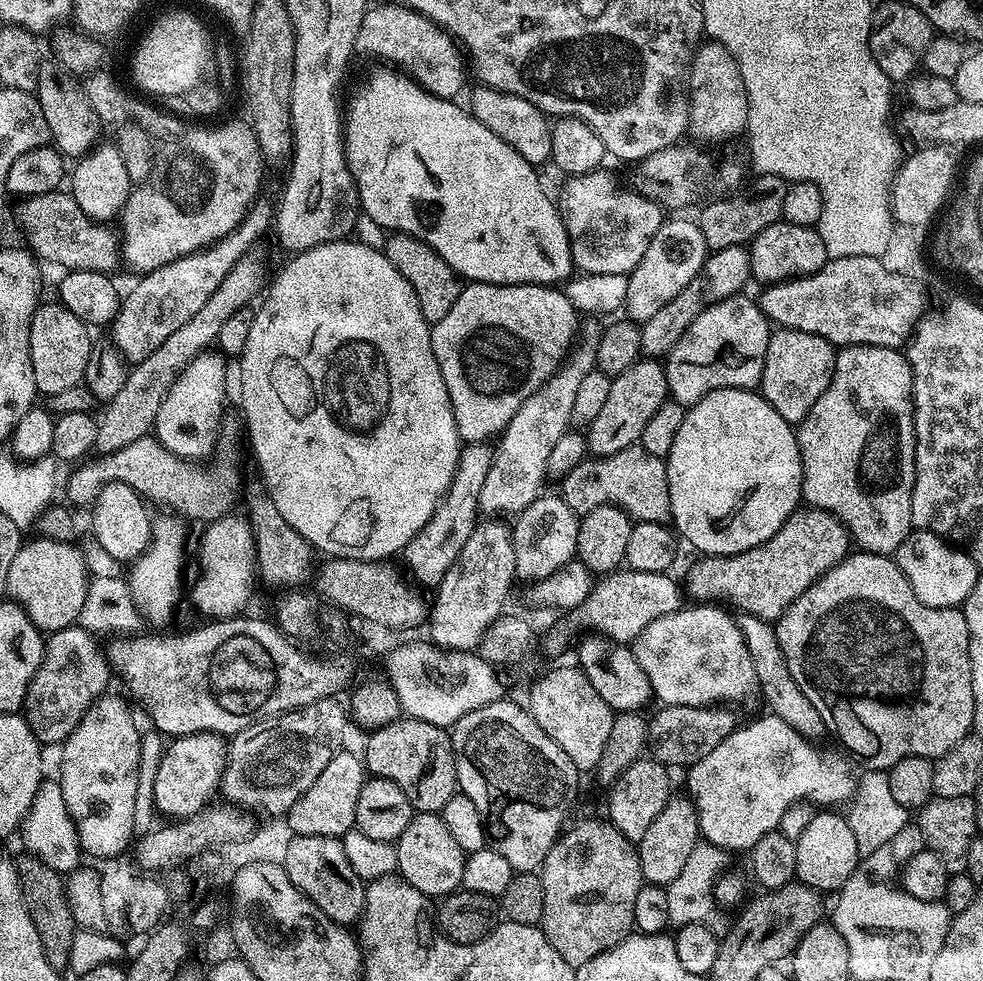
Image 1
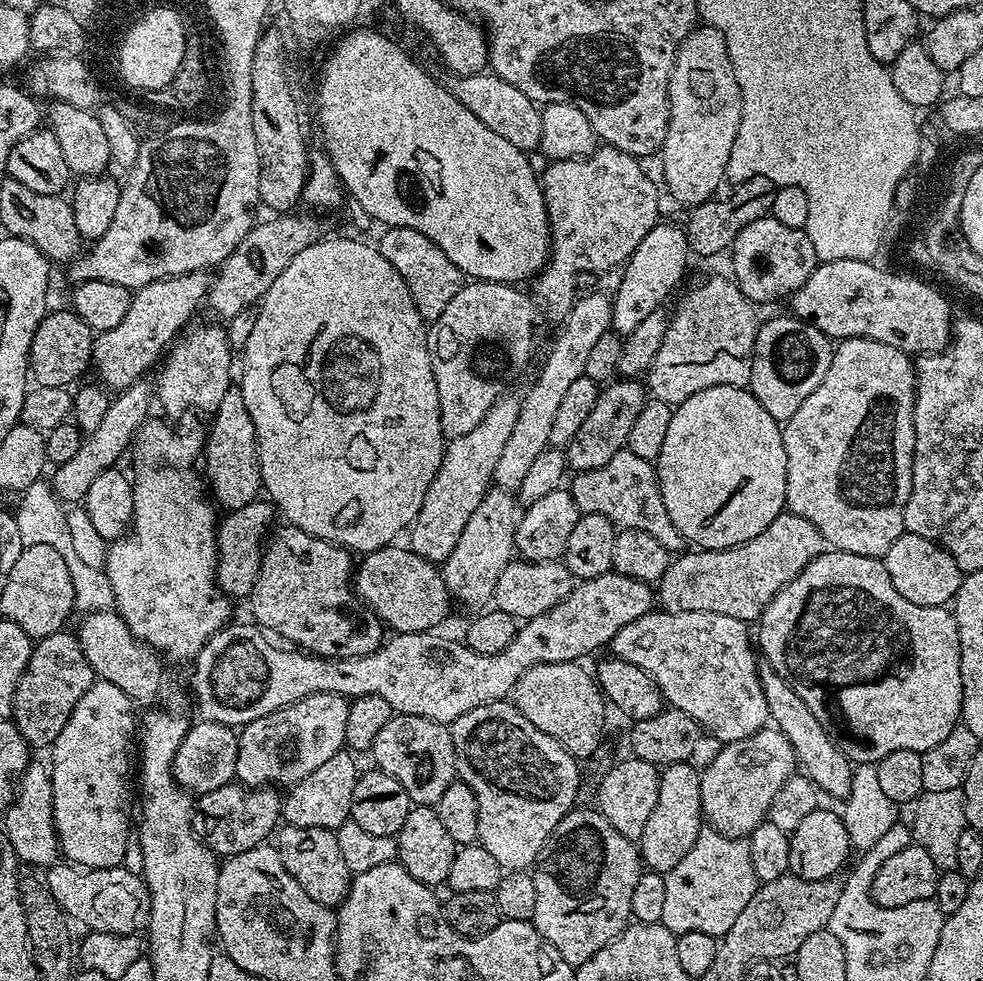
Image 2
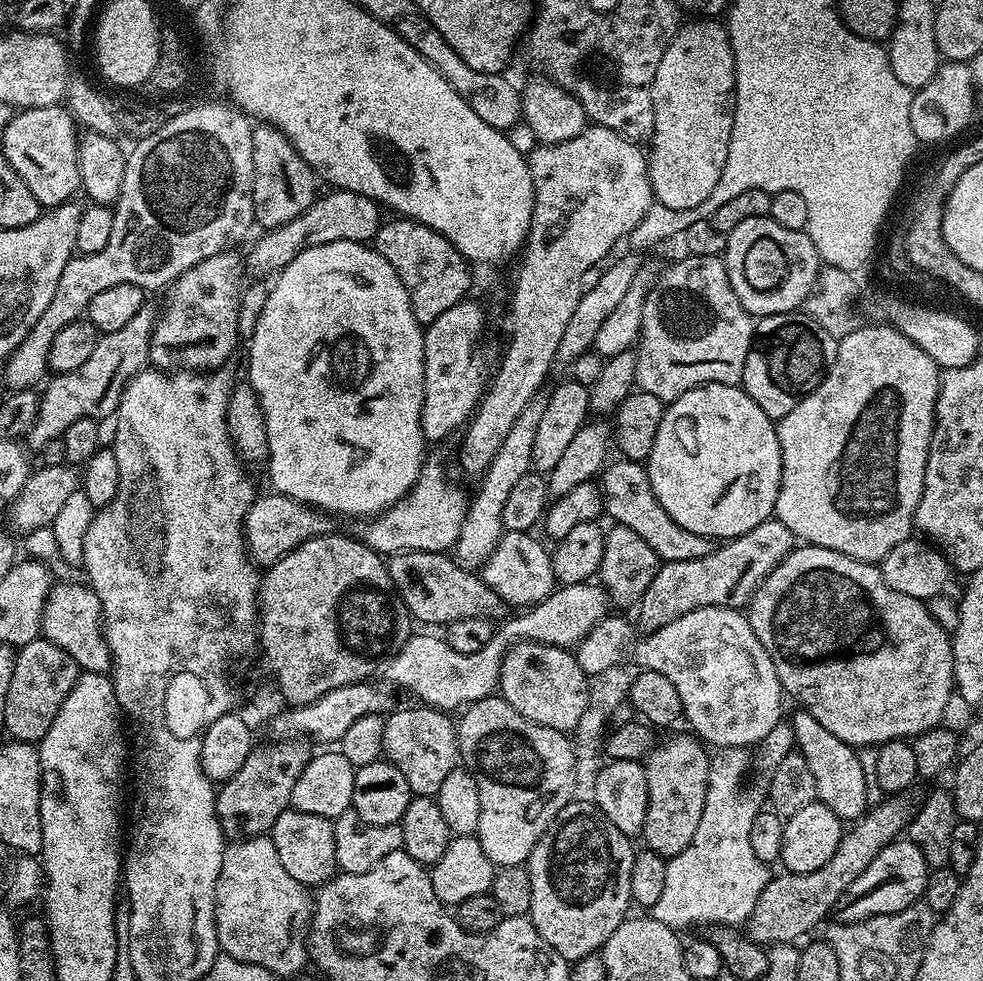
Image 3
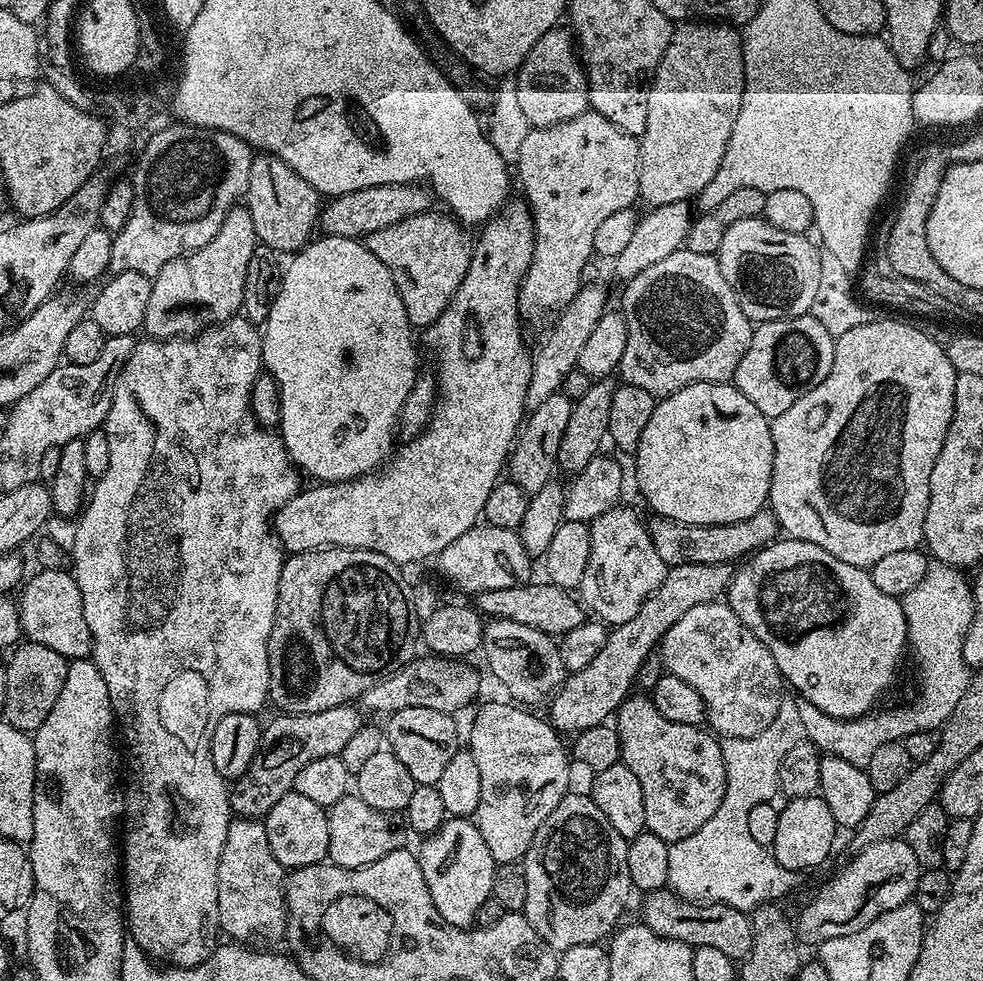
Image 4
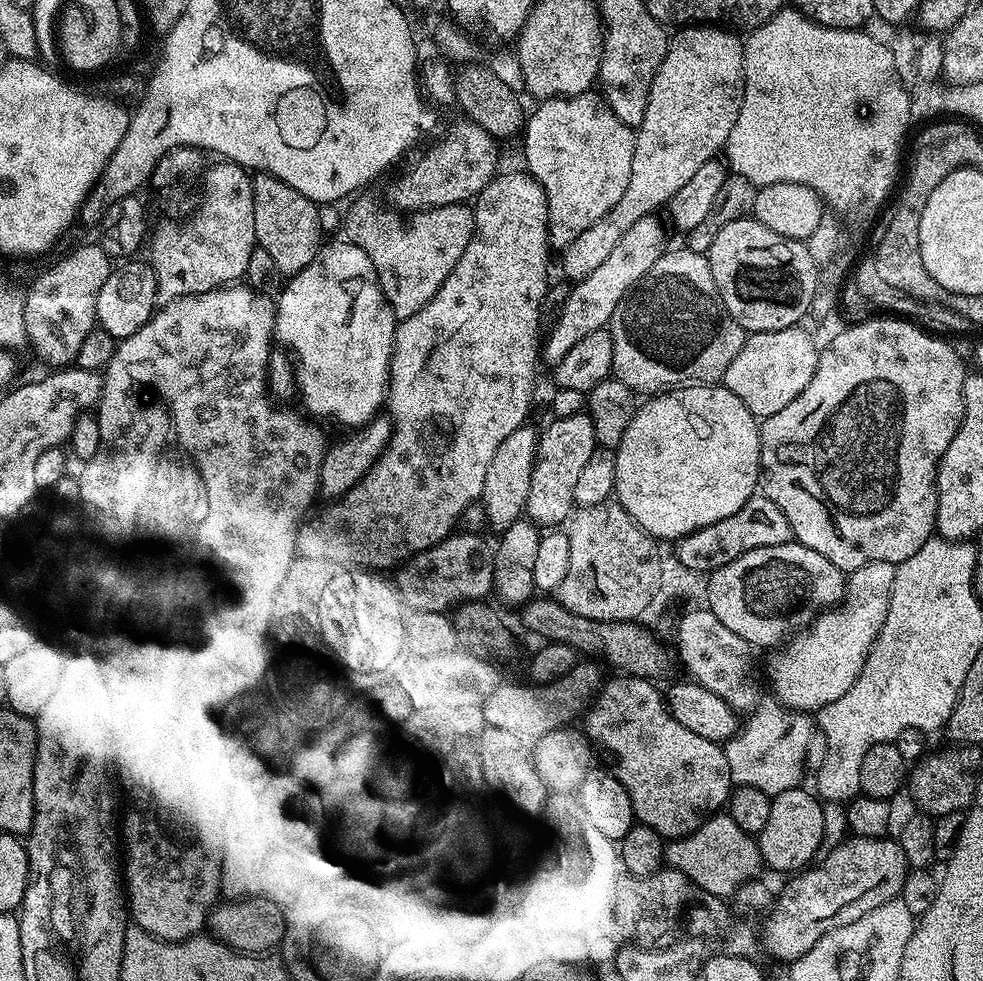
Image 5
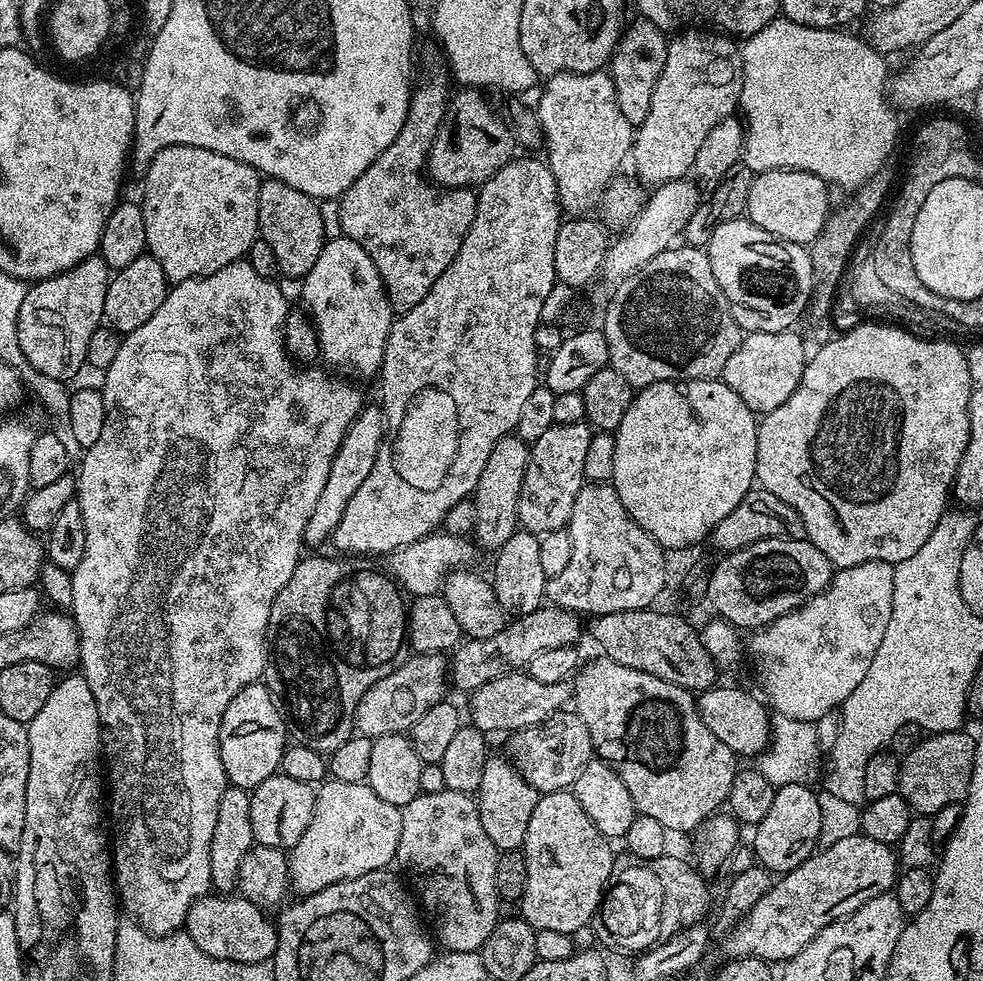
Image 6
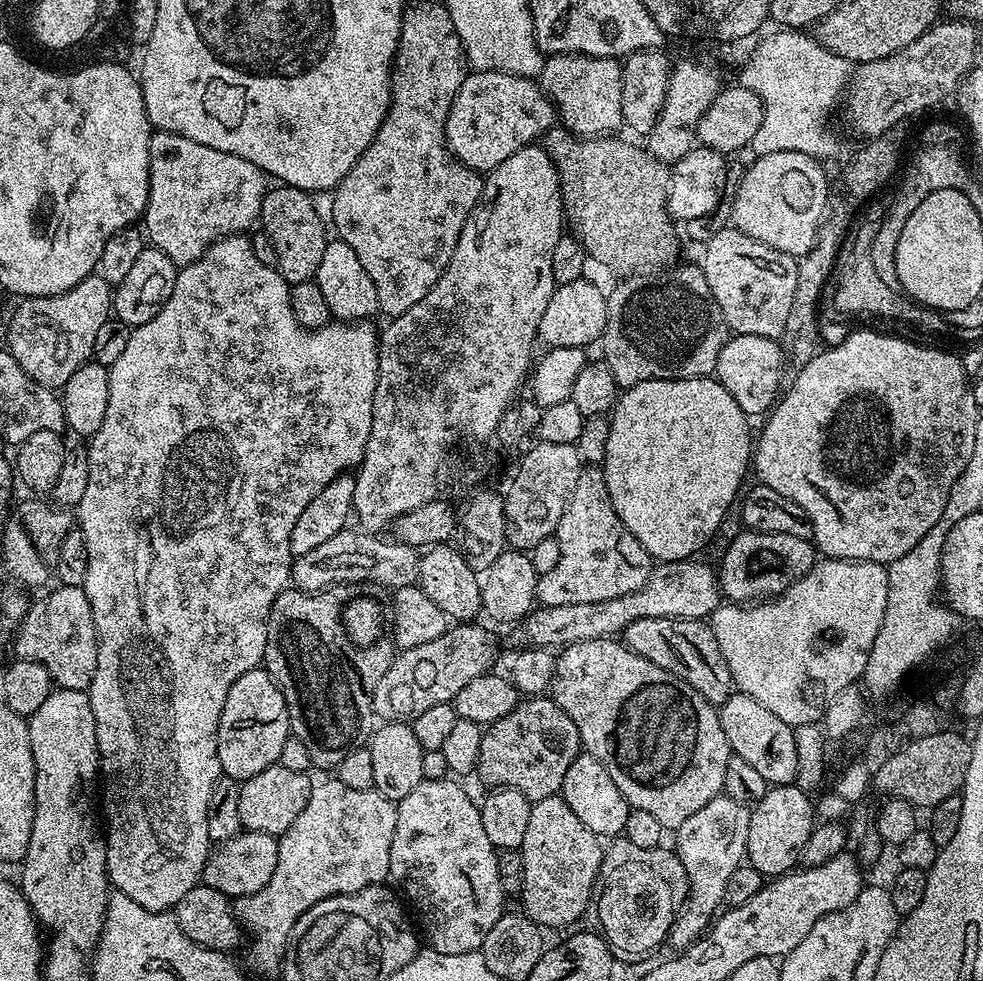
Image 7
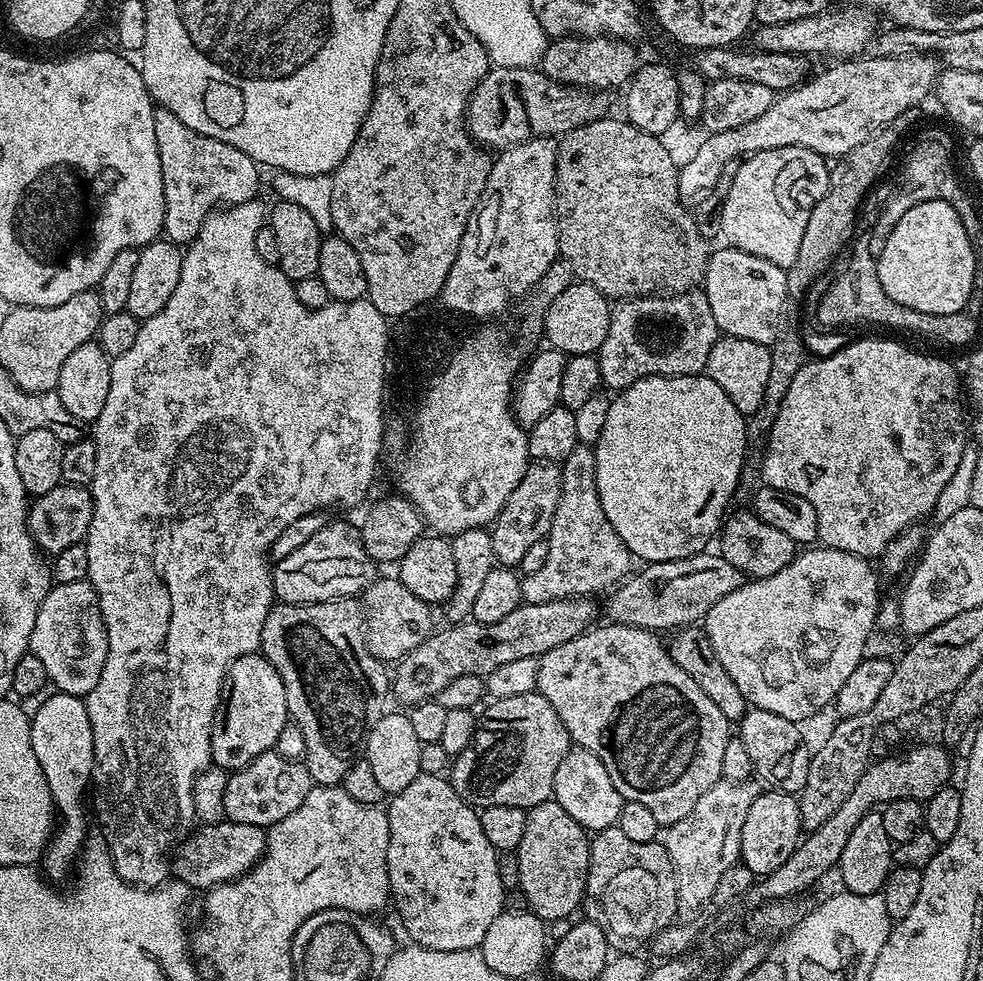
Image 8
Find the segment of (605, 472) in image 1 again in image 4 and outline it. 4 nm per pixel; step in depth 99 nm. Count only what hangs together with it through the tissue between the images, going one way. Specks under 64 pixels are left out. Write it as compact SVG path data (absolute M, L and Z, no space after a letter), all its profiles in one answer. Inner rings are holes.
M770 510L750 514L750 518L742 518L742 522L729 524L683 524L658 515L653 515L651 519L647 521L648 533L654 542L654 550L658 550L662 562L668 568L677 568L683 564L735 565L773 543L782 532L780 523Z

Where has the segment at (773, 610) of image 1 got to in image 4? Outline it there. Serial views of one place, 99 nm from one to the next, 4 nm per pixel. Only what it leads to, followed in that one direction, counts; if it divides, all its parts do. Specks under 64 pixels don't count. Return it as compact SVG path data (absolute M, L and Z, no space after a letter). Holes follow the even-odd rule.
M683 564L677 568L668 568L662 586L658 586L658 590L654 590L654 594L650 594L650 598L642 602L642 610L638 610L638 614L634 614L630 622L617 624L609 631L594 662L590 662L586 670L571 673L556 689L547 705L548 712L546 711L552 727L561 734L579 734L605 723L620 707L621 702L628 699L633 691L632 683L635 682L644 659L651 652L657 651L670 626L674 626L674 622L678 622L682 614L694 610L694 606L719 601L728 591L733 571L731 564Z

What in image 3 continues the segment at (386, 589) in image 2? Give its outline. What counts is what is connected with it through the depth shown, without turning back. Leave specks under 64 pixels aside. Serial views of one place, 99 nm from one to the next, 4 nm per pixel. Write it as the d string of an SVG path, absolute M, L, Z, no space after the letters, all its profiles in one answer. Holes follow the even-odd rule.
M397 552L387 565L396 593L408 607L413 621L447 626L458 622L458 618L497 618L505 615L506 605L502 597L494 594L494 590L490 590L475 571L457 564L451 555L442 552Z

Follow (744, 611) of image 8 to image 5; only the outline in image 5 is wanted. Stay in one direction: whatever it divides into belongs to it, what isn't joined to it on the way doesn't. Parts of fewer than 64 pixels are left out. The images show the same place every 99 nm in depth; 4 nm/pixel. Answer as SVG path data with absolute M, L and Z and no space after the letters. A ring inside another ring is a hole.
M870 562L847 577L846 602L835 610L820 613L807 631L776 654L781 656L769 662L768 676L776 691L775 699L798 712L812 714L842 698L854 686L884 625L895 577L896 565L890 562Z

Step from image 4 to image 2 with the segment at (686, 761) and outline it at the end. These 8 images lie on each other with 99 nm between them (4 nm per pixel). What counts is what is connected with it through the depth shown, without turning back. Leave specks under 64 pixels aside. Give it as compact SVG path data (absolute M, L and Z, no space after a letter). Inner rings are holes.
M691 763L665 764L660 772L658 782L658 802L638 842L640 859L645 869L667 874L686 858L694 838L698 838L701 828L705 827L702 810L702 790L700 789L700 772L692 769Z

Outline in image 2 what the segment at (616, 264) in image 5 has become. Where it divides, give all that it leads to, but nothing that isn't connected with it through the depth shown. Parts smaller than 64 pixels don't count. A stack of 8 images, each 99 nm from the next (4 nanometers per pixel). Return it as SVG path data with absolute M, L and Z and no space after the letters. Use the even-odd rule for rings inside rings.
M495 486L478 502L474 514L454 545L454 554L446 558L442 565L444 581L453 601L461 600L470 607L479 609L496 595L498 574L514 559L516 546L516 522L518 519L518 500L507 488Z

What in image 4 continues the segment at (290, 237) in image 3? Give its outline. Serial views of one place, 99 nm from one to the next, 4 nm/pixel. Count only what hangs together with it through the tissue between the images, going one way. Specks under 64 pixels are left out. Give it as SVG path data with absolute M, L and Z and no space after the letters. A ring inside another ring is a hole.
M379 184L329 199L323 205L318 228L326 236L345 236L351 240L367 238L378 230L386 230L386 226L429 211L433 204L433 193L420 184Z

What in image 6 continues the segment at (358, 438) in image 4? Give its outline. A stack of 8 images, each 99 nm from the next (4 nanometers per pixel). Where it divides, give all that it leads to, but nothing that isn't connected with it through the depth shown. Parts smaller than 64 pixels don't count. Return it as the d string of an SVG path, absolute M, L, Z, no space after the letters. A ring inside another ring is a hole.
M343 234L333 240L325 240L318 262L310 266L302 284L302 302L316 325L323 360L336 368L347 366L362 376L375 377L392 329L394 309L374 262L370 262L370 254L366 254L358 242Z

